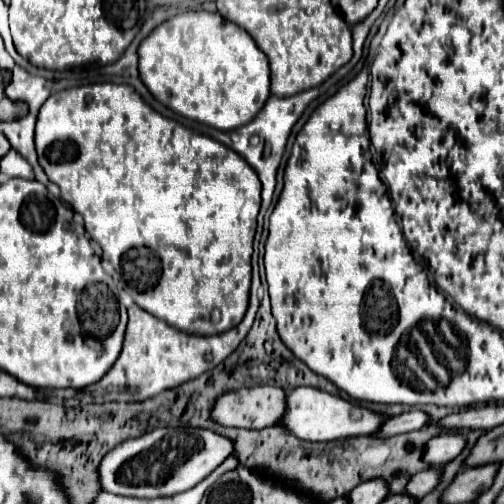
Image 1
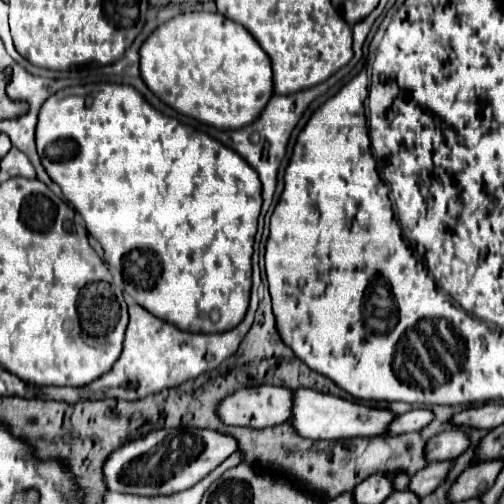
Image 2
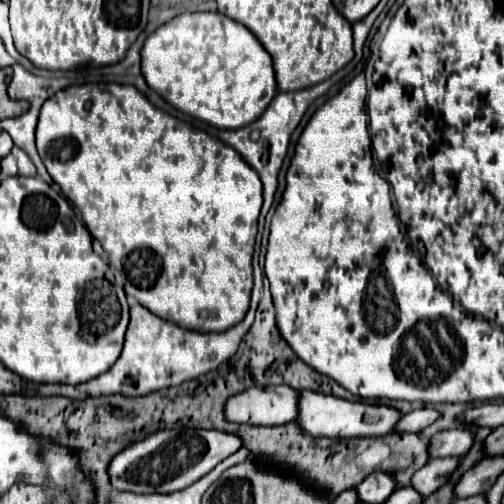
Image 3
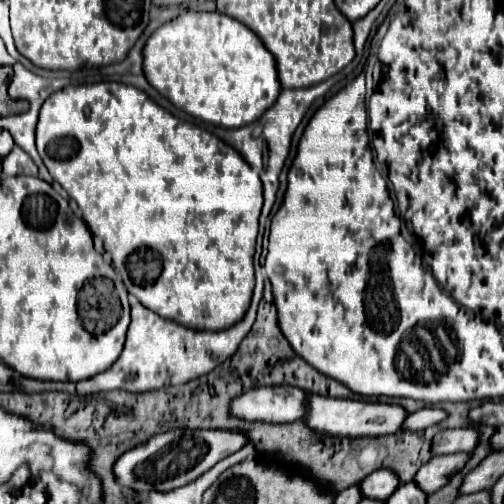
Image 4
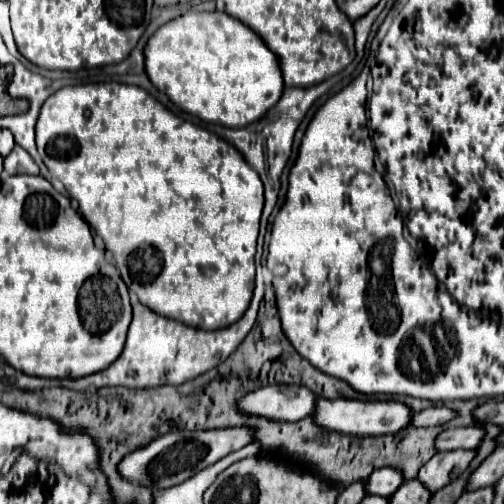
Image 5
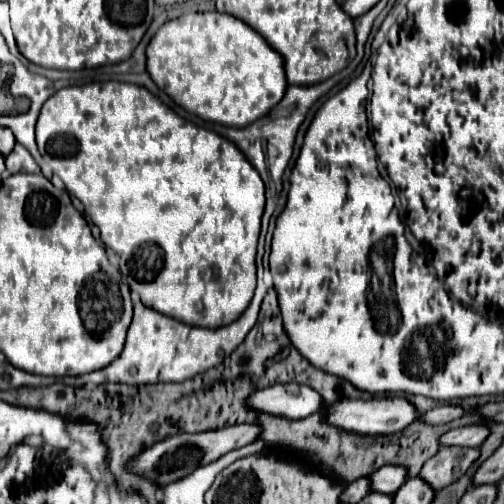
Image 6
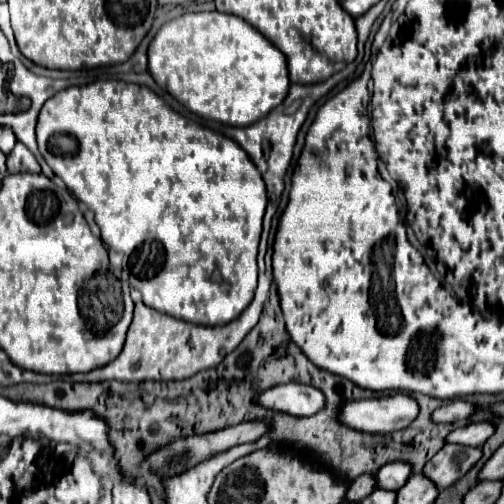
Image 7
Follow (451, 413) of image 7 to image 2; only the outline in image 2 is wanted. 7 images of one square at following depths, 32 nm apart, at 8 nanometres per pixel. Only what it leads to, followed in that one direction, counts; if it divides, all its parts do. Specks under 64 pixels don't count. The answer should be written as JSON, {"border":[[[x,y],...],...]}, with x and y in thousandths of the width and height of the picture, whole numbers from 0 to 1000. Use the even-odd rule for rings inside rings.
{"border":[[[825,810],[825,813],[813,813],[813,817],[790,825],[790,829],[774,841],[770,861],[829,857],[829,853],[845,849],[857,833],[861,833],[861,817],[857,817],[857,813],[849,813],[849,810]]]}

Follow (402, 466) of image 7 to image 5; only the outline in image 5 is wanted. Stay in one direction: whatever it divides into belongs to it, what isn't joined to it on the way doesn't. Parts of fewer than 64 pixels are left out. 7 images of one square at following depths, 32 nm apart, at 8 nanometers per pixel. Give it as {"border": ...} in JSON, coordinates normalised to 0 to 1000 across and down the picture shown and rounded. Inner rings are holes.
{"border":[[[754,929],[738,937],[738,944],[730,944],[726,976],[750,980],[750,984],[778,984],[778,976],[786,976],[786,968],[794,968],[798,956],[802,956],[802,940],[794,933]]]}

